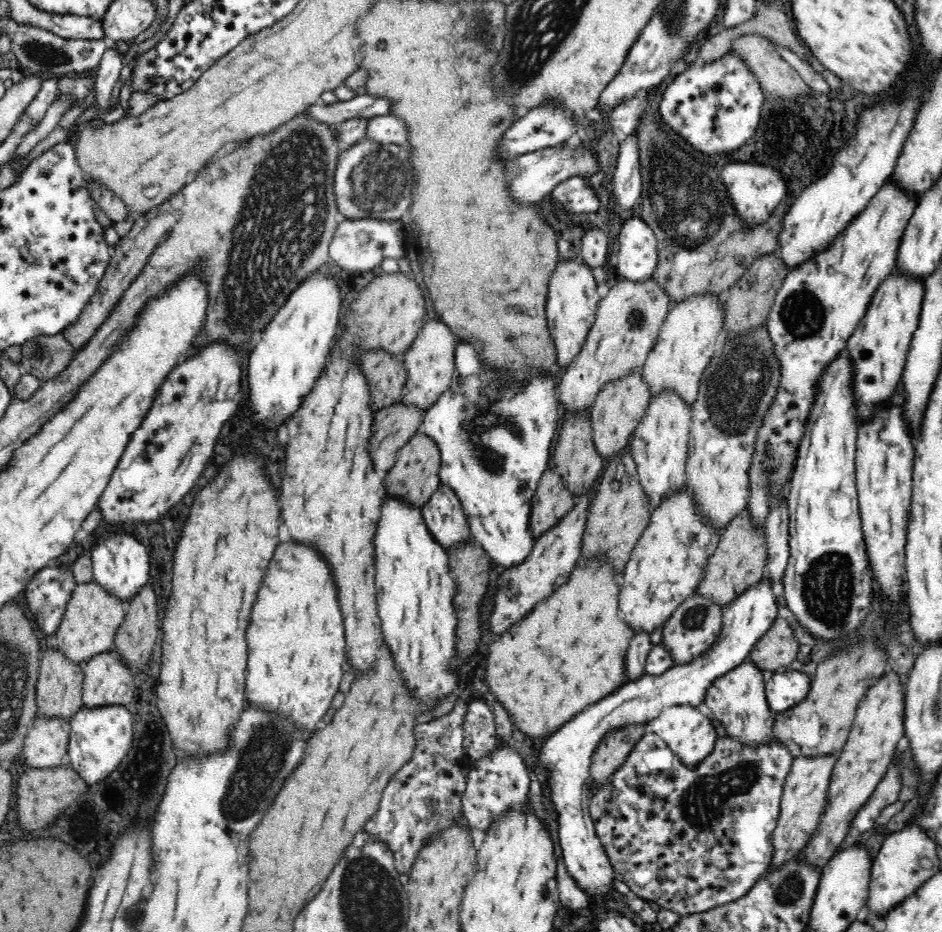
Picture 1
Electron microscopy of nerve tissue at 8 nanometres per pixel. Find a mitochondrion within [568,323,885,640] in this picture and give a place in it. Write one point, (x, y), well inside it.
(735, 389)

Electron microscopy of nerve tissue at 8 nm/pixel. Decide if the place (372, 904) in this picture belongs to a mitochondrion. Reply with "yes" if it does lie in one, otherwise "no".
yes

